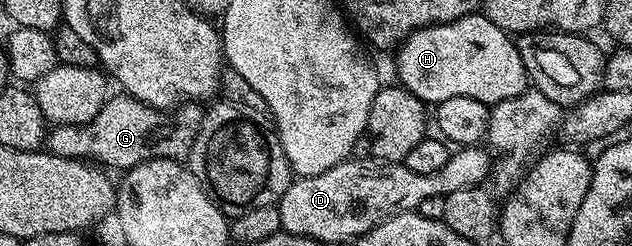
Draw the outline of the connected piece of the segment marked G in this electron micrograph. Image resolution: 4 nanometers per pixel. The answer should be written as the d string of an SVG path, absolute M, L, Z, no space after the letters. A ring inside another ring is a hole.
M127 94L109 95L98 114L86 125L57 124L47 133L46 148L62 158L81 160L93 156L105 169L127 170L147 160L183 161L192 148L204 117L196 102L181 104L175 110L161 110L143 104Z

